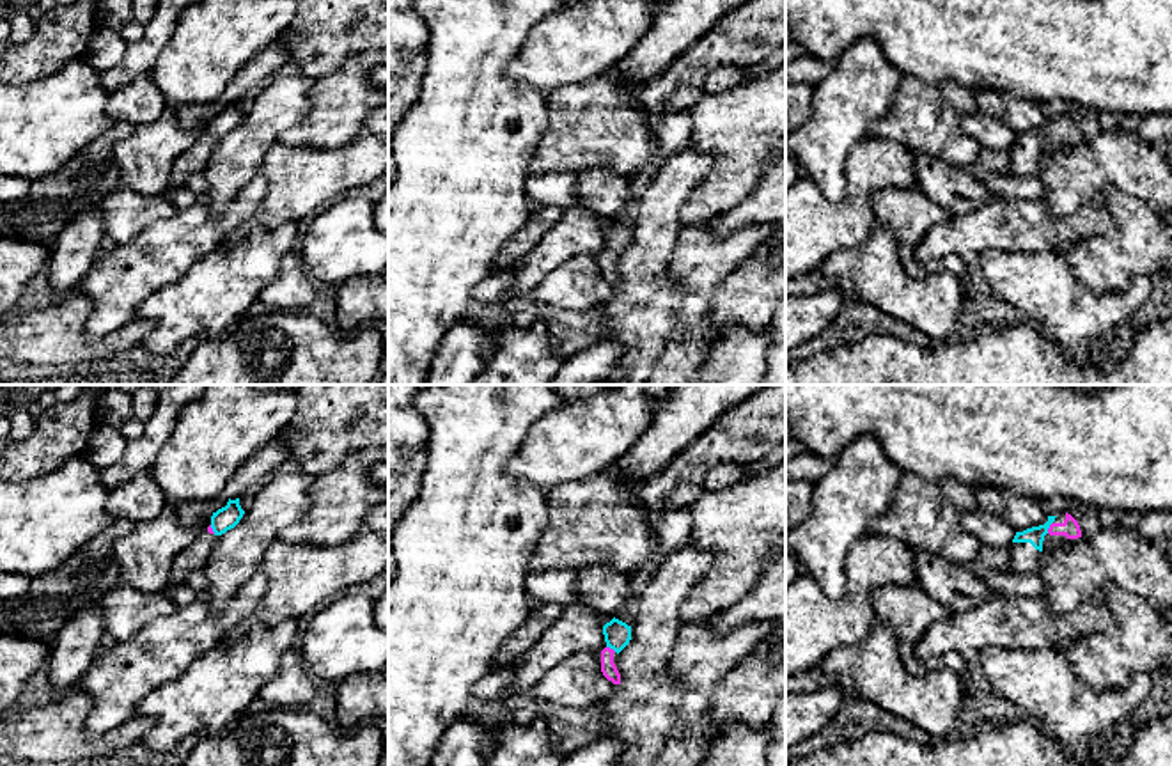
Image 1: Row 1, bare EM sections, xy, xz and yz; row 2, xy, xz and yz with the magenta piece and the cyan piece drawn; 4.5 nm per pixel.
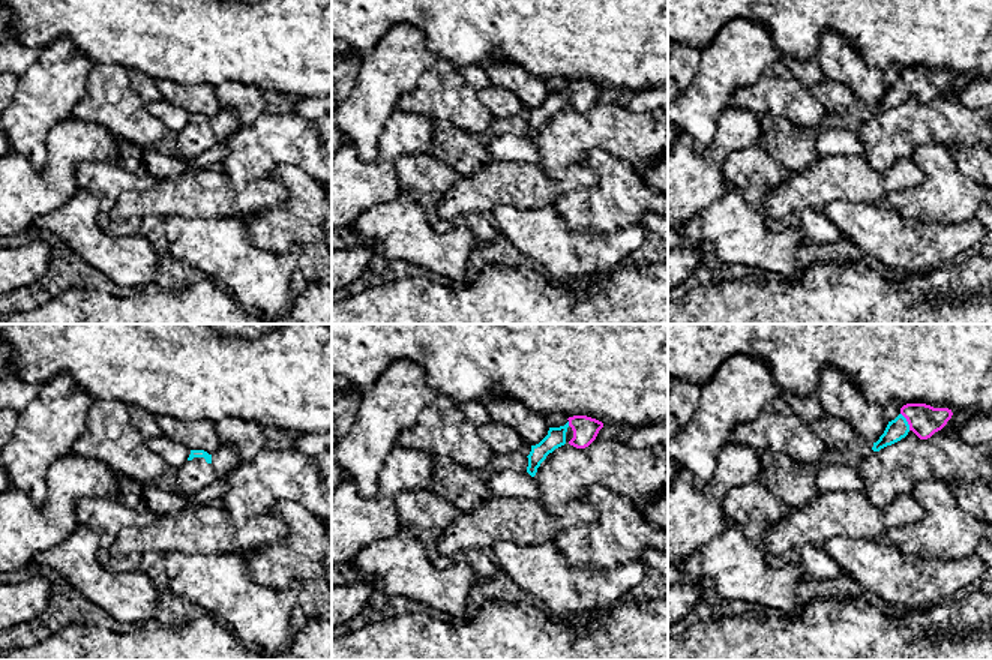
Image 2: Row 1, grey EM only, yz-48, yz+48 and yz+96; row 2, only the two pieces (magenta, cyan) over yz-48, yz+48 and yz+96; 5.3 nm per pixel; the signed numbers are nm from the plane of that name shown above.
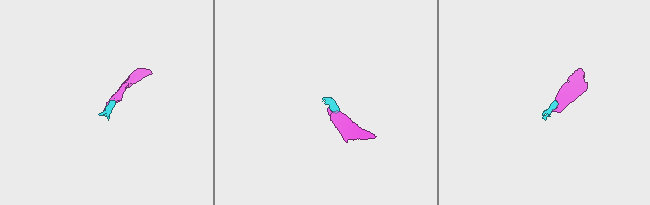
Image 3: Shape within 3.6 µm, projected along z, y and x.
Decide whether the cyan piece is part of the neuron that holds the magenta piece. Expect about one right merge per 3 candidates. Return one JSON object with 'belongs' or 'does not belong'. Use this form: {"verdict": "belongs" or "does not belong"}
{"verdict": "belongs"}

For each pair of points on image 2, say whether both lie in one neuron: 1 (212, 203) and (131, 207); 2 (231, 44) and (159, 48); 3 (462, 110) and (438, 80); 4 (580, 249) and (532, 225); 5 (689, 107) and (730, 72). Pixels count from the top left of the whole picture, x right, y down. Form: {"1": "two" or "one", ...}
{"1": "one", "2": "one", "3": "one", "4": "one", "5": "one"}

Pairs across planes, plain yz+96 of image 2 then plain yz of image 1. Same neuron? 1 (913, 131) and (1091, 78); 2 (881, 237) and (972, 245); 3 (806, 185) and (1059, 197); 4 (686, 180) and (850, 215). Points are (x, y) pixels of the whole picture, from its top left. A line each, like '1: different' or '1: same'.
1: different
2: different
3: different
4: same

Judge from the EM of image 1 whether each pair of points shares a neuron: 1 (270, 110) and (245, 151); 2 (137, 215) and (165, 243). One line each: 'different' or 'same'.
1: same
2: different

